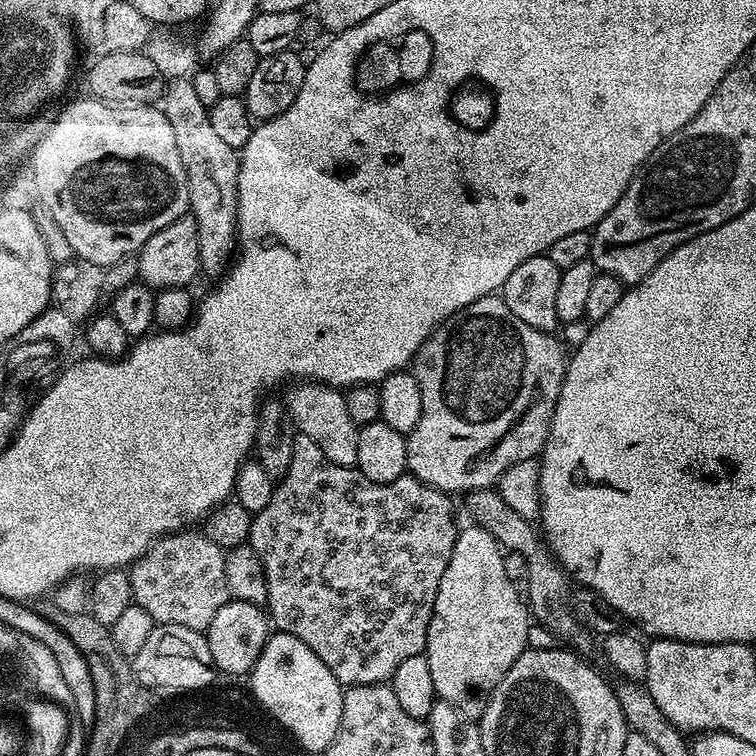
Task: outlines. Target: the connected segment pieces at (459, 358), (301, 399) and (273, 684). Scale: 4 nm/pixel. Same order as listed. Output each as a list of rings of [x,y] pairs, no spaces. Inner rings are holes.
[[[496,294],[478,298],[478,302],[470,302],[470,306],[458,310],[453,316],[441,322],[428,336],[427,342],[416,352],[414,375],[418,382],[418,390],[422,394],[422,414],[418,418],[418,426],[414,426],[414,430],[406,436],[407,471],[417,476],[423,484],[428,484],[440,492],[467,494],[479,488],[493,487],[500,476],[506,474],[506,470],[510,470],[510,466],[518,466],[518,462],[539,457],[544,451],[544,444],[548,441],[550,422],[554,414],[554,406],[558,402],[558,394],[562,390],[566,367],[566,352],[564,356],[563,346],[554,337],[552,332],[534,330],[534,326],[526,326],[522,318],[510,314],[510,306],[506,306],[503,298]]]
[[[296,382],[292,386],[286,395],[286,407],[297,433],[310,438],[310,442],[314,442],[318,450],[322,450],[322,454],[334,462],[334,466],[356,467],[360,429],[354,422],[350,422],[344,392],[339,388],[331,388],[329,384],[315,382]]]
[[[273,631],[260,651],[250,679],[251,695],[268,704],[307,748],[315,754],[323,754],[332,745],[342,720],[344,688],[306,642],[298,642],[298,638],[285,632]]]

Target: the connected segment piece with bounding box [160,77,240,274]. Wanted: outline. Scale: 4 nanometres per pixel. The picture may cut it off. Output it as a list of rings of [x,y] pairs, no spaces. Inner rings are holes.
[[[189,77],[171,79],[167,83],[161,93],[160,109],[174,129],[179,158],[186,170],[189,211],[198,226],[200,267],[204,272],[223,273],[229,267],[238,244],[236,186],[239,153],[216,133],[209,120],[207,105],[199,101]]]

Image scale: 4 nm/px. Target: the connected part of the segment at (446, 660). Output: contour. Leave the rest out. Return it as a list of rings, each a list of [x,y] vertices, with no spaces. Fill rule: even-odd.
[[[467,527],[457,531],[450,562],[446,562],[446,574],[442,574],[442,582],[438,582],[438,594],[434,598],[434,610],[426,630],[426,646],[422,655],[430,662],[430,678],[434,678],[437,697],[450,702],[450,706],[459,712],[476,718],[484,711],[485,701],[482,698],[496,689],[496,683],[506,670],[510,670],[510,666],[514,666],[514,662],[518,662],[528,648],[530,612],[522,599],[521,589],[519,592],[514,581],[506,578],[505,553],[498,541],[485,528]]]

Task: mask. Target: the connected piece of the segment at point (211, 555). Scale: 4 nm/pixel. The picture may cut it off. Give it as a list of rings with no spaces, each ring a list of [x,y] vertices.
[[[200,530],[170,532],[167,536],[153,542],[131,565],[132,599],[157,625],[173,624],[186,626],[195,632],[207,633],[214,614],[230,599],[226,586],[226,566],[224,565],[225,549],[220,548]]]

